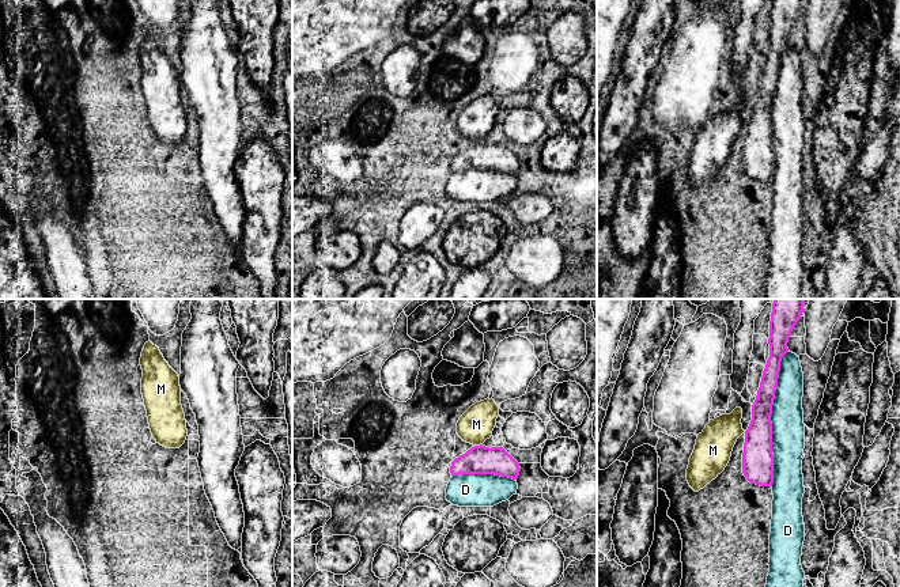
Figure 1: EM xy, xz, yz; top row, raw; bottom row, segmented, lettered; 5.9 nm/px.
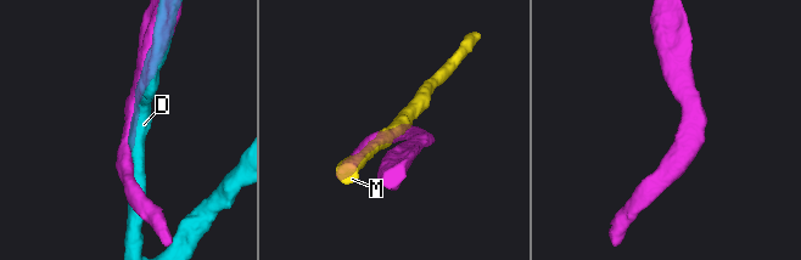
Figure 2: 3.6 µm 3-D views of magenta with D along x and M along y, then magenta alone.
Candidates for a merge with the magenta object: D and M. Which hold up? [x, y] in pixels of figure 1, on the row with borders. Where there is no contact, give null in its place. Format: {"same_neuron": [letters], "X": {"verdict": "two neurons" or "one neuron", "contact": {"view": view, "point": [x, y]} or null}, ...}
{"same_neuron": [], "D": {"verdict": "two neurons", "contact": {"view": "yz", "point": [770, 419]}}, "M": {"verdict": "two neurons", "contact": {"view": "xz", "point": [477, 446]}}}

